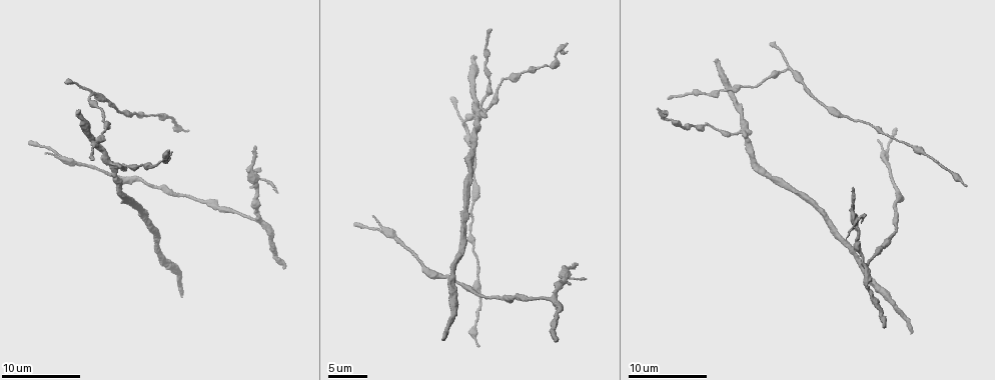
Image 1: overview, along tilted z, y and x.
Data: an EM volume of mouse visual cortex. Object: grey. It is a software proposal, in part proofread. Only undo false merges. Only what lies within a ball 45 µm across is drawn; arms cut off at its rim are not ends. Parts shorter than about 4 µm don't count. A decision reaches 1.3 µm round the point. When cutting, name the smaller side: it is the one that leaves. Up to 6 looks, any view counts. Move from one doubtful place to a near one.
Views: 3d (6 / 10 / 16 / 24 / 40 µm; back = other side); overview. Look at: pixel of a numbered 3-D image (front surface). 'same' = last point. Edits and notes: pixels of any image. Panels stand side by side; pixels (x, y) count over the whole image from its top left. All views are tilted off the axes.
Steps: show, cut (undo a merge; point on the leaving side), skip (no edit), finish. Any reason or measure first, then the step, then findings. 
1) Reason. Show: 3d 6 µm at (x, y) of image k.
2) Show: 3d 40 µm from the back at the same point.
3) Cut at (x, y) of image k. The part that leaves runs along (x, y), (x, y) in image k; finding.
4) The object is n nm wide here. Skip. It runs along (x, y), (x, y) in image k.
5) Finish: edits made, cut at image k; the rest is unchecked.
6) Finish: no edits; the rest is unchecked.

Three arms meet. Show: 3d 10 µm at (488, 79) of image 1.

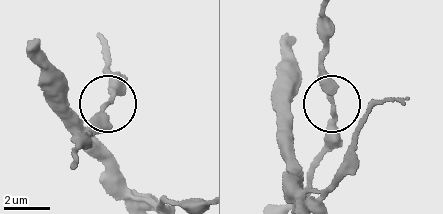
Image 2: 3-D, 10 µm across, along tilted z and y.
Show: 3d 6 µm at (108, 102) of image 2.

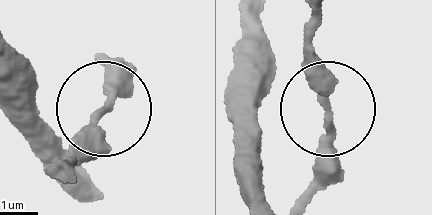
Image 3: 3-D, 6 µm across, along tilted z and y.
The side arm is 8 µm long. Skip. It runs along (260, 192), (258, 114), (326, 103), (311, 35) in image 3; one neuron here.

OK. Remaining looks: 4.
Show: 3d 10 µm at (480, 110) of image 1.

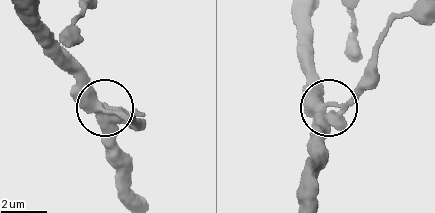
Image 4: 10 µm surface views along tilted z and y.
Skip. One neuron here.

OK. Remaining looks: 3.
Show: 3d 6 µm at (896, 222) of image 1.

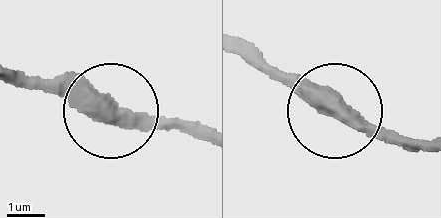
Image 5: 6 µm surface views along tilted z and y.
The side arm is 21 µm long. Skip. One neuron here.

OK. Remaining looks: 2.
Finish: no edits; the rest is unchecked.

